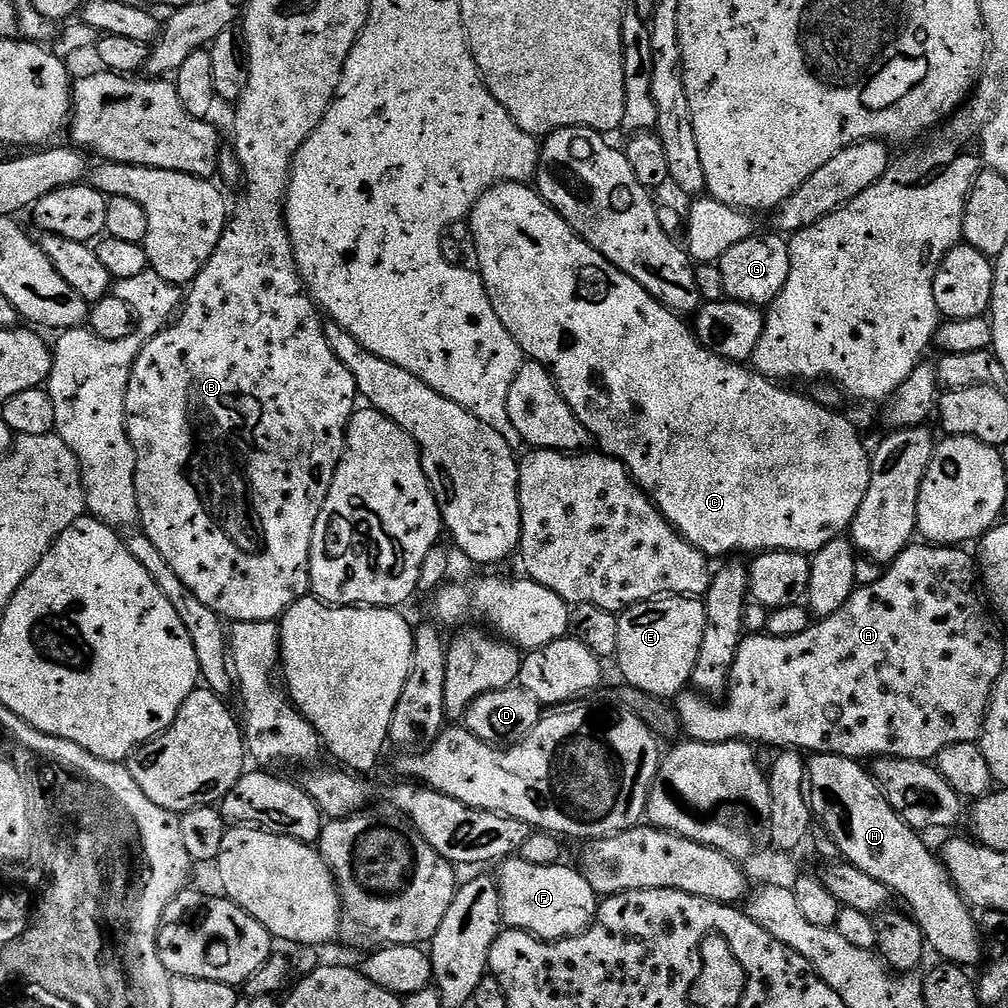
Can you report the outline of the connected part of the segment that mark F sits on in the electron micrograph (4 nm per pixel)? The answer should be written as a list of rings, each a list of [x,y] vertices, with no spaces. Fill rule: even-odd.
[[[509,858],[499,865],[500,873],[495,873],[494,879],[500,891],[500,918],[505,929],[516,928],[519,932],[528,932],[537,940],[565,940],[592,927],[598,907],[597,894],[590,882],[586,882],[583,872],[575,867],[567,868],[566,864],[534,866],[534,862]]]

